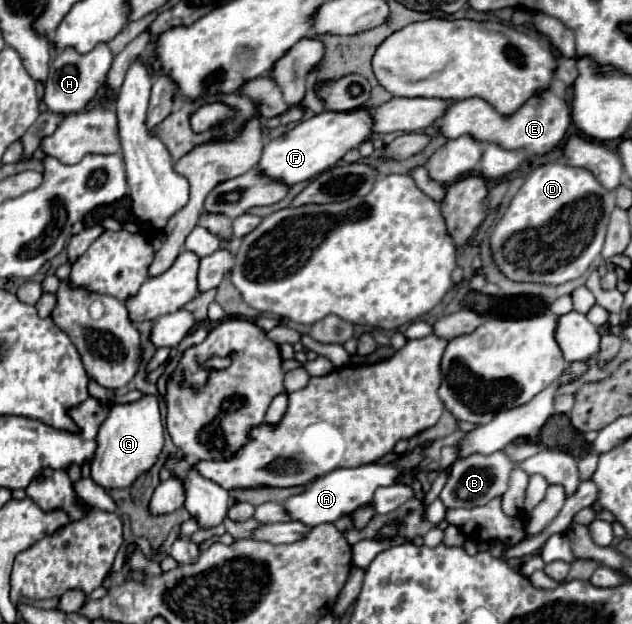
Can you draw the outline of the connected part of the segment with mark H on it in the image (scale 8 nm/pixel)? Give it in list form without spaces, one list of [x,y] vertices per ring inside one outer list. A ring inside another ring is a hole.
[[[98,44],[88,54],[78,54],[76,50],[62,50],[50,66],[48,80],[44,86],[44,104],[54,114],[70,114],[80,112],[86,104],[96,96],[98,88],[104,84],[106,74],[110,70],[114,54],[106,44]]]

